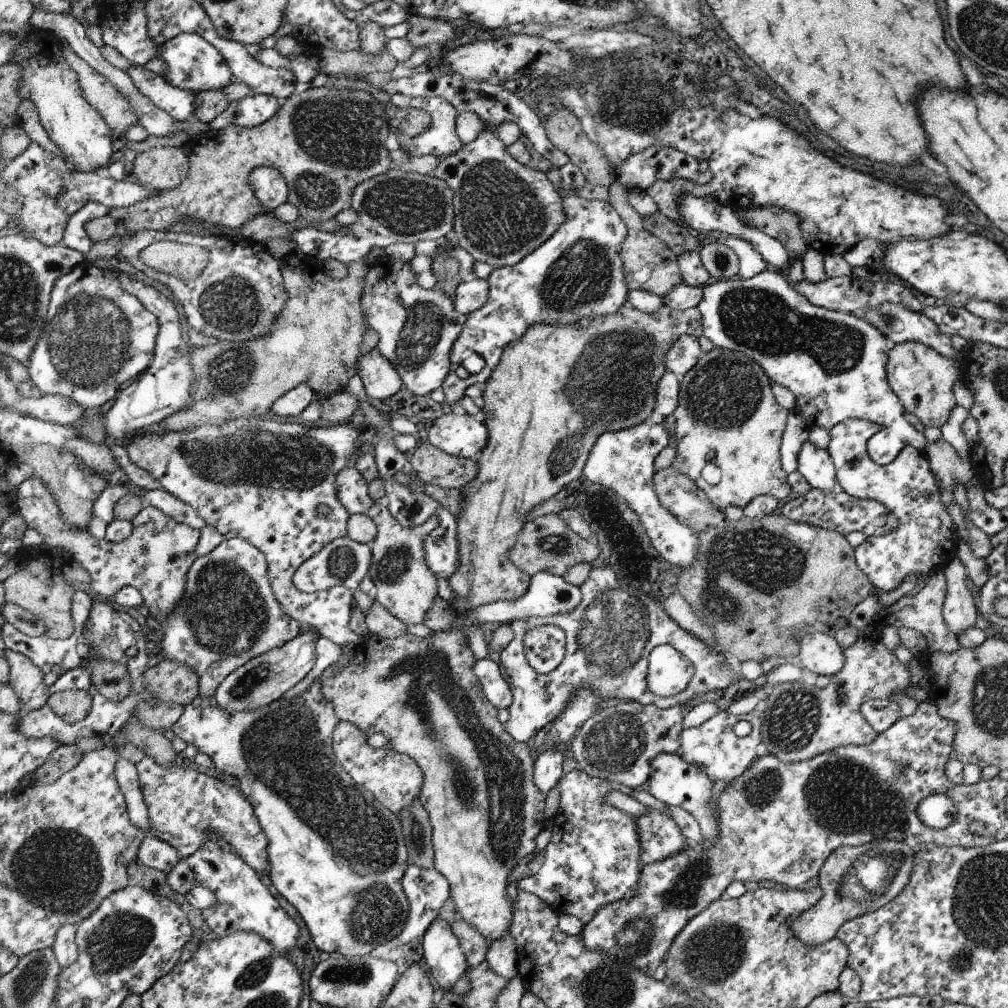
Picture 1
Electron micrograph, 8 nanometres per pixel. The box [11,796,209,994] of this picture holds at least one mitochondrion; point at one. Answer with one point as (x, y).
(122, 938)

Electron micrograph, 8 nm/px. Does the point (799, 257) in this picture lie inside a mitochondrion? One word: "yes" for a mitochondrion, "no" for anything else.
no

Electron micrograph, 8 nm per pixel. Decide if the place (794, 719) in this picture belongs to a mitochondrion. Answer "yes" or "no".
yes

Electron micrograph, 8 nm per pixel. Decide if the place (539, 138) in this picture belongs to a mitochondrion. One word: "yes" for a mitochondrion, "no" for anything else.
no

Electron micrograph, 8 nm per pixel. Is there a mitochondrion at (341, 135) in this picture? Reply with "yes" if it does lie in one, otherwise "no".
yes

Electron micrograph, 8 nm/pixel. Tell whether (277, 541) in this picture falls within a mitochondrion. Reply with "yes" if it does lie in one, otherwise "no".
no

